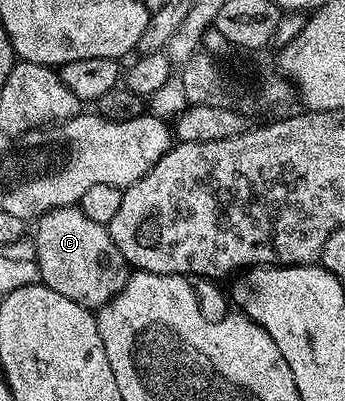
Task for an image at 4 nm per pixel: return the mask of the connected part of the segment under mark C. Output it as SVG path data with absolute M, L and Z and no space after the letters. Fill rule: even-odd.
M79 206L51 208L49 212L42 213L35 224L36 253L34 253L34 259L40 268L40 279L44 287L83 304L89 310L96 310L107 304L117 291L116 279L120 276L120 264L122 265L122 257L107 227L92 221L91 218L86 218L86 214Z

